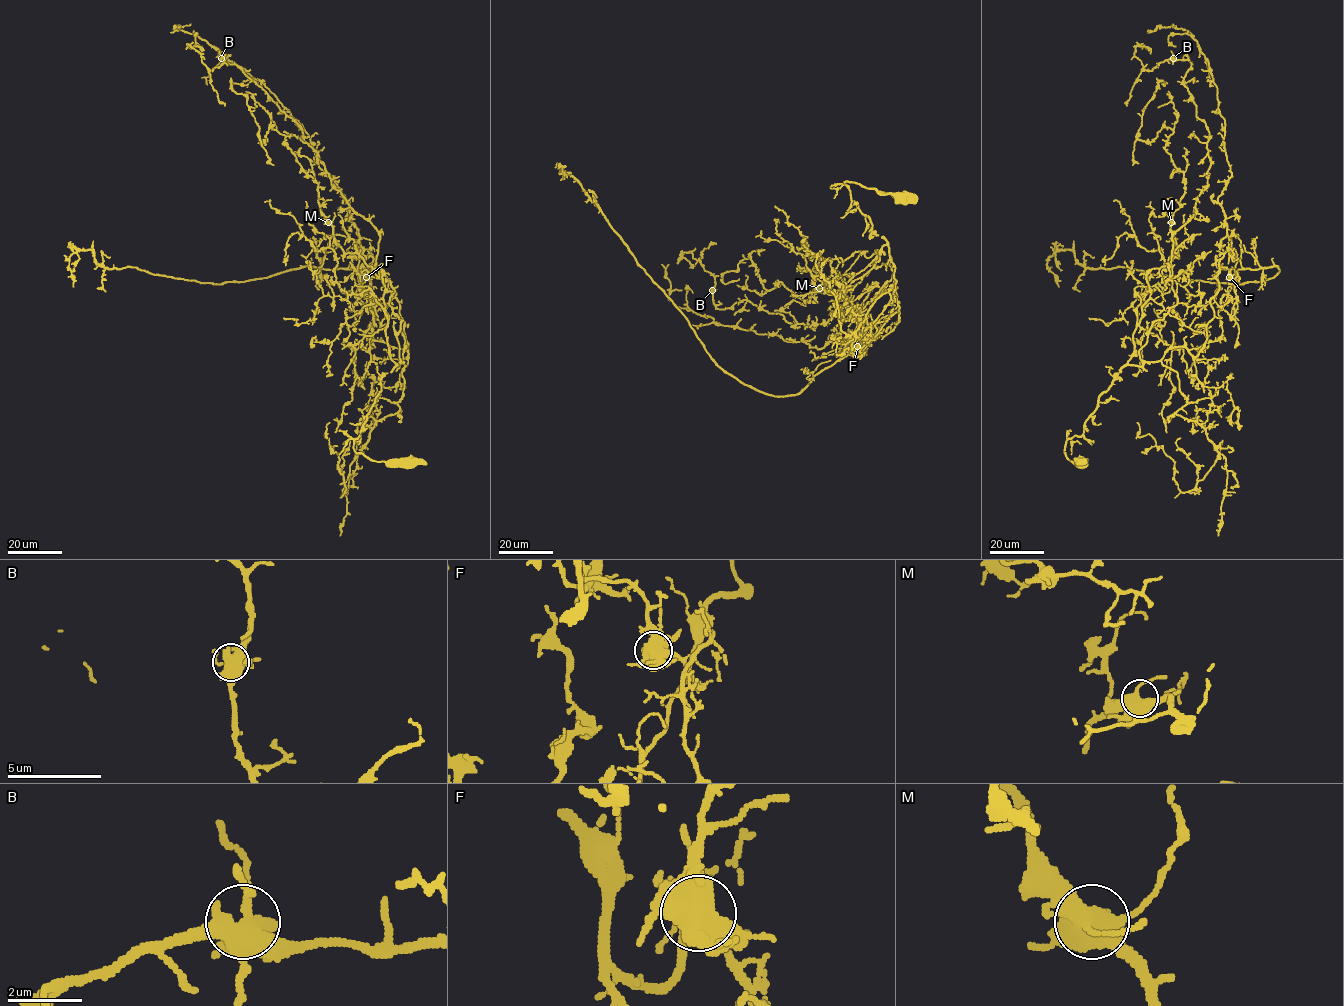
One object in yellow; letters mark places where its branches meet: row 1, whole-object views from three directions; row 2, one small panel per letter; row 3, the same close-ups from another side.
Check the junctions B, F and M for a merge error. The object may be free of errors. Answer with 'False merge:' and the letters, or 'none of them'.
False merge: F

